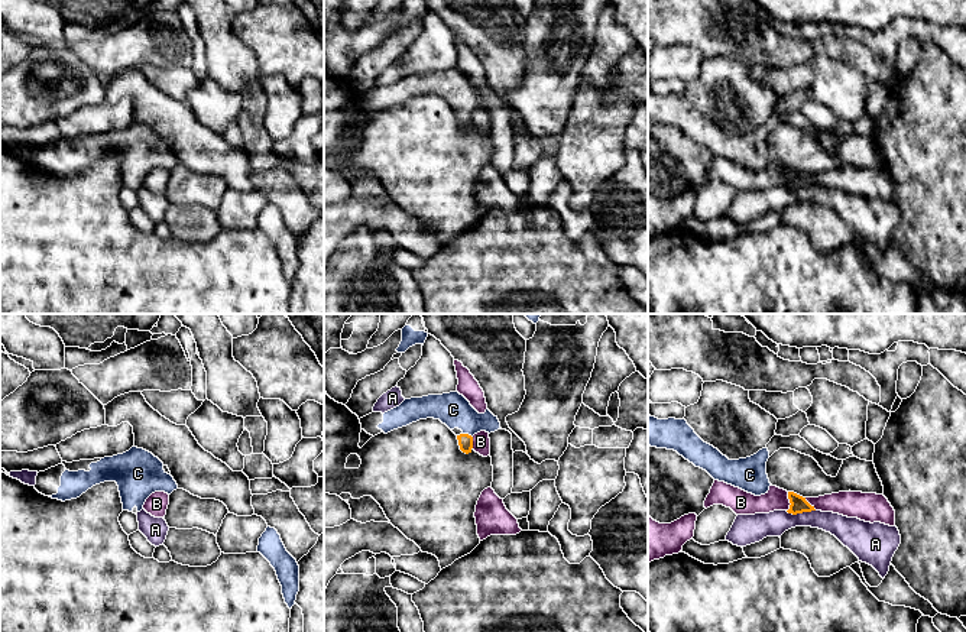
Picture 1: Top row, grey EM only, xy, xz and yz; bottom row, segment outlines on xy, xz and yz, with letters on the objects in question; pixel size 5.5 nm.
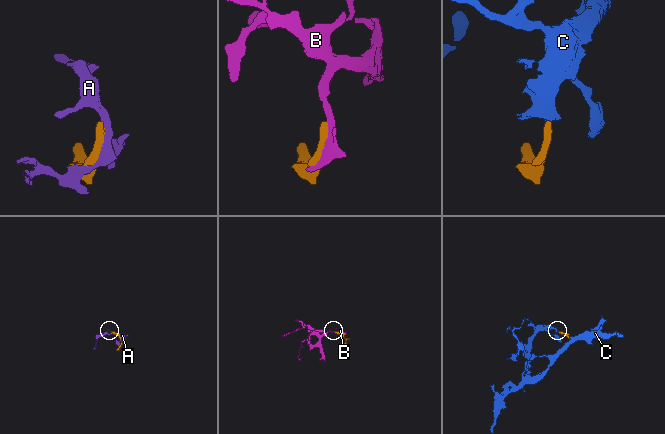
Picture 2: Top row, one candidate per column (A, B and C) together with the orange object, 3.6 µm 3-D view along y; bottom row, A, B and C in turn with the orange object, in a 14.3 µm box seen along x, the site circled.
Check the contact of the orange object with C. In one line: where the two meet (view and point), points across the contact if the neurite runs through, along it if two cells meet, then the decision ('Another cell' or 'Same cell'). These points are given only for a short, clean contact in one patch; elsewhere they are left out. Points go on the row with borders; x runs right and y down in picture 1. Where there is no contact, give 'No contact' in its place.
Touches orange at xz (467, 434). Path across: xz (464, 440), (467, 434), (467, 424), (453, 410). Same cell

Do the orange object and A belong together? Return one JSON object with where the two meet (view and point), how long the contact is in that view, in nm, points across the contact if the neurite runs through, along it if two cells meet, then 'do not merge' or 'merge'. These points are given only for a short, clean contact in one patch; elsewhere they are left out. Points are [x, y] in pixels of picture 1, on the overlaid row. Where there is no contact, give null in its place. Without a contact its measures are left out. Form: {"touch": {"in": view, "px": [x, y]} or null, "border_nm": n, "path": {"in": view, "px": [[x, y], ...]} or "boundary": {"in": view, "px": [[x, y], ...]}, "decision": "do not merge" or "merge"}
{"touch": {"in": "yz", "px": [800, 512]}, "border_nm": 170, "decision": "do not merge"}

